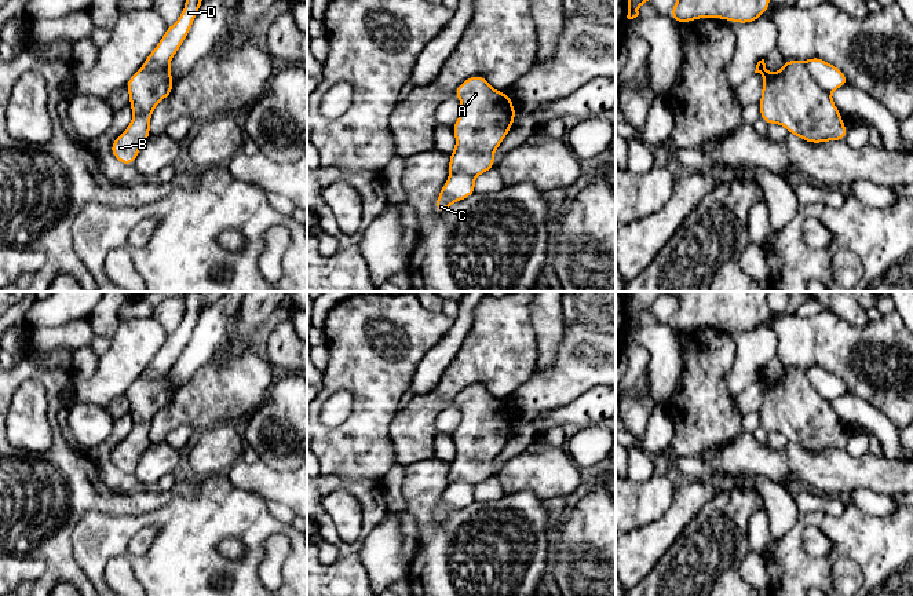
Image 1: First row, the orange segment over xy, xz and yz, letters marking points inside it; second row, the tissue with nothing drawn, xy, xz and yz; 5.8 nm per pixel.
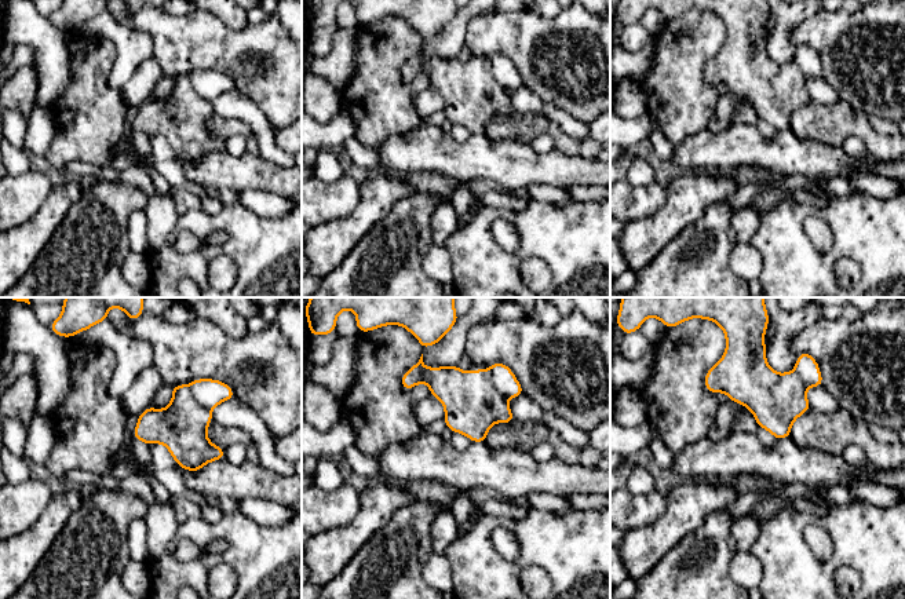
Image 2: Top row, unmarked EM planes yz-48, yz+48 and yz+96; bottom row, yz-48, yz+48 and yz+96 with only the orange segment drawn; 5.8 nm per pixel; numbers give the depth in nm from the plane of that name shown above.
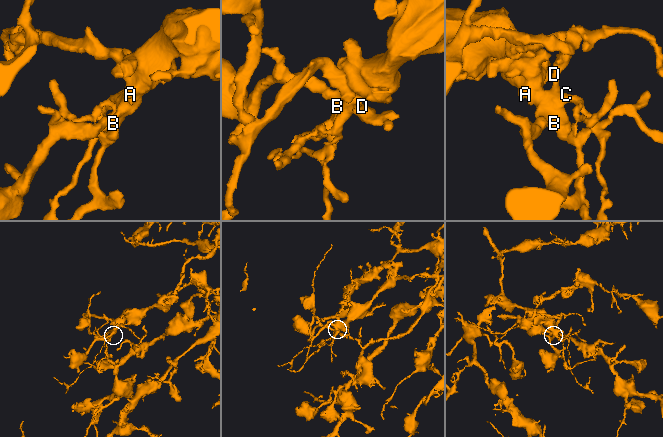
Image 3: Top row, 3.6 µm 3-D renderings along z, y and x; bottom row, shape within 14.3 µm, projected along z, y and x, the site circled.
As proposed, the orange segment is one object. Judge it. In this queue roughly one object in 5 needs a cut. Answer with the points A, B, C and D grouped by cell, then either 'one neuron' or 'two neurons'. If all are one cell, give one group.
A B / C D | two neurons

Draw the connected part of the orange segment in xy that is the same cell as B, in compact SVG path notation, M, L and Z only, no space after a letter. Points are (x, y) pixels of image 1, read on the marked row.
M165 63L158 70L140 67L125 83L134 117L110 147L110 153L121 165L135 164L140 147L151 135L149 127L153 110L162 99L171 95L174 85L169 63Z

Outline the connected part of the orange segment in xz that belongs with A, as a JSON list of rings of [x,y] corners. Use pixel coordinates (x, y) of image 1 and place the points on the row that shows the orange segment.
[[[482,76],[465,78],[456,88],[454,96],[461,102],[461,114],[452,125],[456,149],[449,154],[449,173],[478,176],[494,168],[494,150],[514,124],[515,107],[507,91],[499,94]]]

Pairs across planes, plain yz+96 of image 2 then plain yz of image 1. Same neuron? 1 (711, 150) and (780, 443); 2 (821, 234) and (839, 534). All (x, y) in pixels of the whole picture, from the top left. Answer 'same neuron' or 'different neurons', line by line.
1: different neurons
2: different neurons

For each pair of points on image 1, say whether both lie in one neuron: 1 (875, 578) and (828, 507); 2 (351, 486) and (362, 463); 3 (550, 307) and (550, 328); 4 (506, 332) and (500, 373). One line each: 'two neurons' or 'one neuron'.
1: two neurons
2: two neurons
3: one neuron
4: one neuron

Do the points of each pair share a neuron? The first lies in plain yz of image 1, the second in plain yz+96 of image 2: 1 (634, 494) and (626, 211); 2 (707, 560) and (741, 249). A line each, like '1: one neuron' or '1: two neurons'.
1: one neuron
2: two neurons

